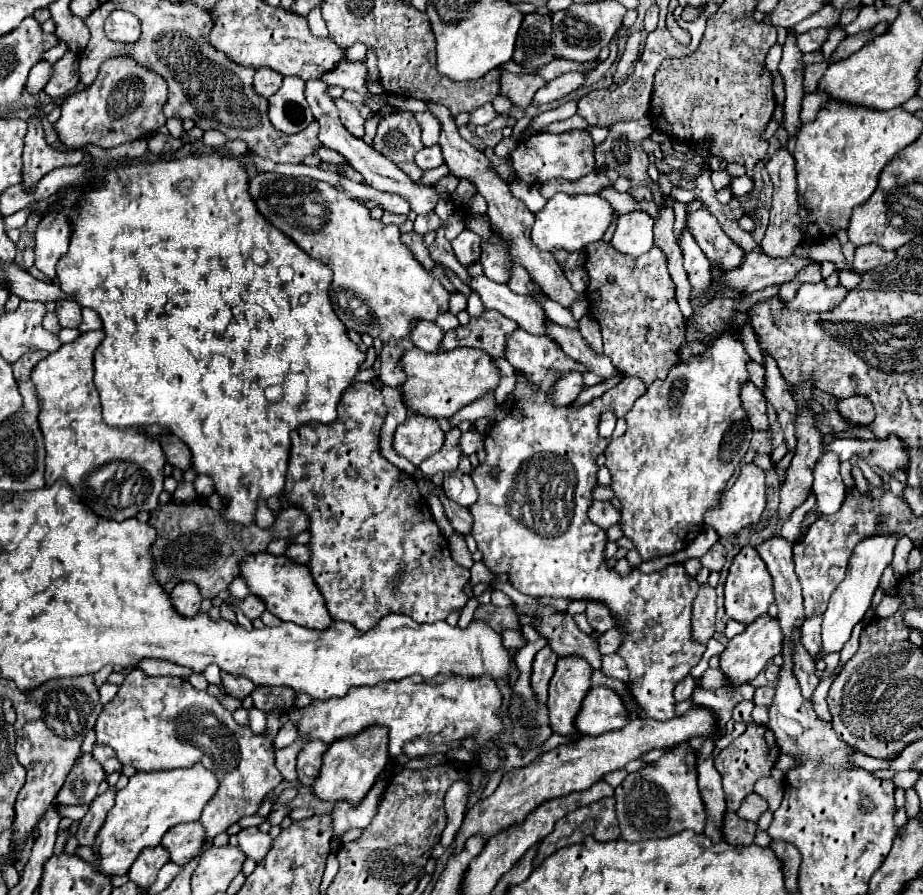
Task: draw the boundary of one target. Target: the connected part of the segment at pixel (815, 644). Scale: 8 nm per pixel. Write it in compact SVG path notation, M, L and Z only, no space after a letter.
M822 615L810 617L802 623L802 639L800 641L812 657L816 657L816 651L820 651L820 623L822 623Z

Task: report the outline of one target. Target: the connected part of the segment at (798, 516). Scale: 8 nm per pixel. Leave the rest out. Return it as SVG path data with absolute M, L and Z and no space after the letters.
M811 491L806 501L792 512L789 521L783 525L781 536L795 543L804 533L802 527L804 517L813 507L816 507L816 496Z

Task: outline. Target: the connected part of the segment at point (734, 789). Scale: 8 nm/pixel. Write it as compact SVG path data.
M744 701L744 703L738 703L734 707L734 721L744 721L748 725L748 729L738 739L734 739L732 745L728 745L724 751L720 751L716 755L716 761L714 761L716 769L722 777L728 811L736 811L740 807L742 799L752 791L752 785L754 785L756 779L770 775L770 769L774 767L774 763L778 761L778 755L780 755L780 749L778 749L778 743L772 735L772 731L768 727L756 725L752 721L752 717L750 717L752 709L754 709L752 701Z

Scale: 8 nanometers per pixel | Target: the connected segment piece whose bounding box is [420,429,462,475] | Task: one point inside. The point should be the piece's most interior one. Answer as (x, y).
(446, 459)

